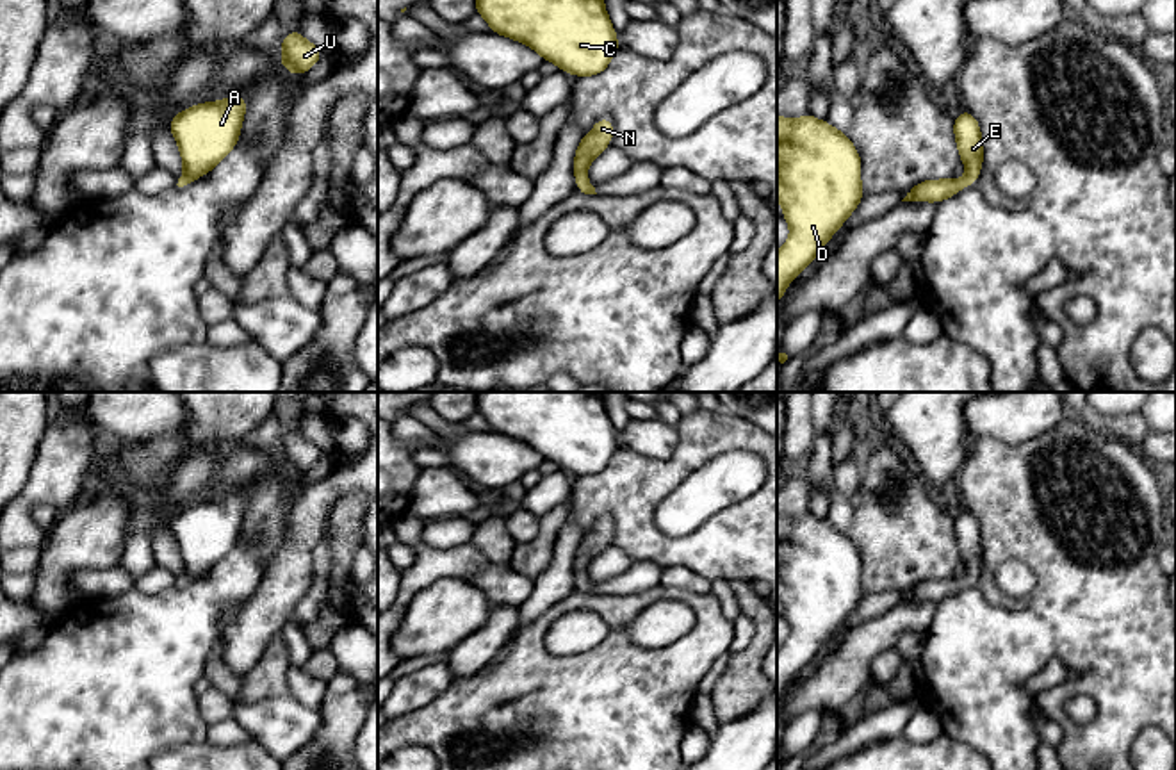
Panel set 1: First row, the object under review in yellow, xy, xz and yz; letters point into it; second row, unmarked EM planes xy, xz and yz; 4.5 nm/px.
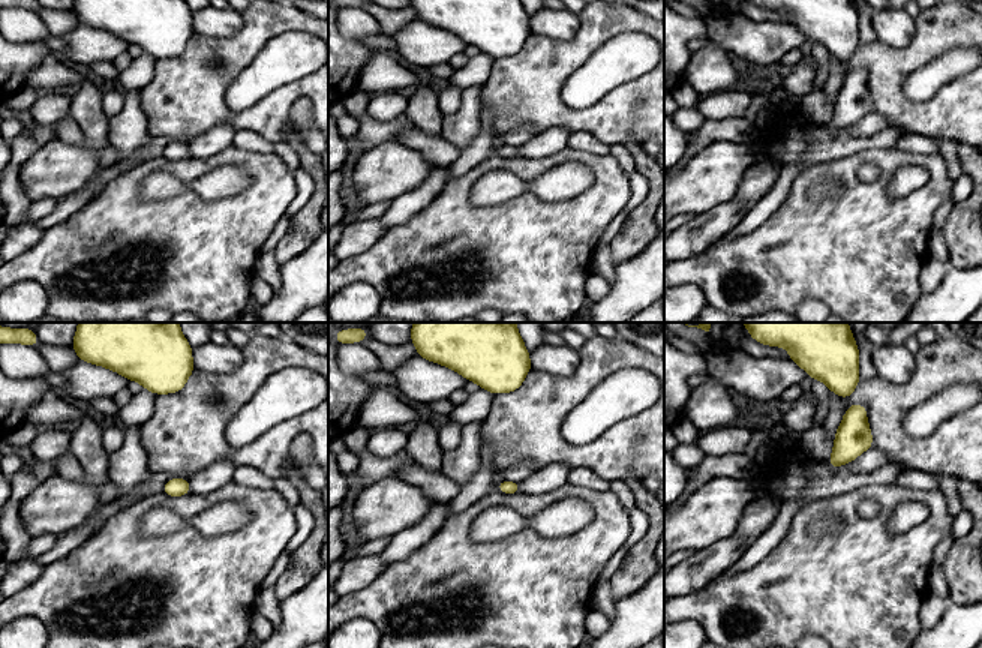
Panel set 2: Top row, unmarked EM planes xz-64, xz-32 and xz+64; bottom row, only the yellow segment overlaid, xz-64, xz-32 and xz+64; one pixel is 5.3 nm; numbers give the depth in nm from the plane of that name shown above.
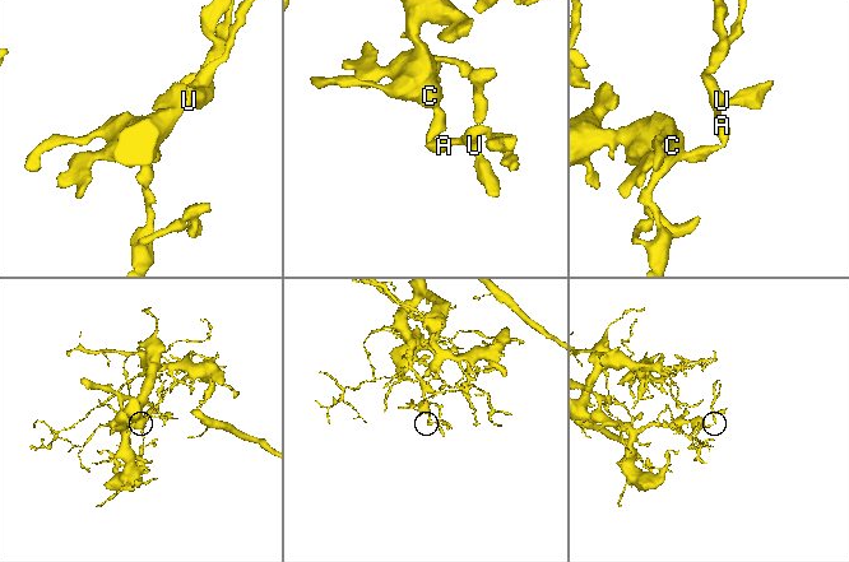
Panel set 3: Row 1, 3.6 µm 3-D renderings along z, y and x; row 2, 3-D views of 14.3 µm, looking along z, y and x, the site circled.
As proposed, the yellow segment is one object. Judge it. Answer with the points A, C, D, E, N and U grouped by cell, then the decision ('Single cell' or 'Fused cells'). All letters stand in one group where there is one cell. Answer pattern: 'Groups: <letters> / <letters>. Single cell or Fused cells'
Groups: A C D E N U. Single cell

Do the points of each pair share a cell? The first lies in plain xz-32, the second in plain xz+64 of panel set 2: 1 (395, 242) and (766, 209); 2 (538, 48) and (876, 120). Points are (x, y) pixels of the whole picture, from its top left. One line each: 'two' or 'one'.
1: two
2: two

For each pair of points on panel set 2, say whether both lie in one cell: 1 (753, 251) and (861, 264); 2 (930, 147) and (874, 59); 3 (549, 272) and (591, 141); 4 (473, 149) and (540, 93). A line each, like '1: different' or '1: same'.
1: same
2: different
3: different
4: different

